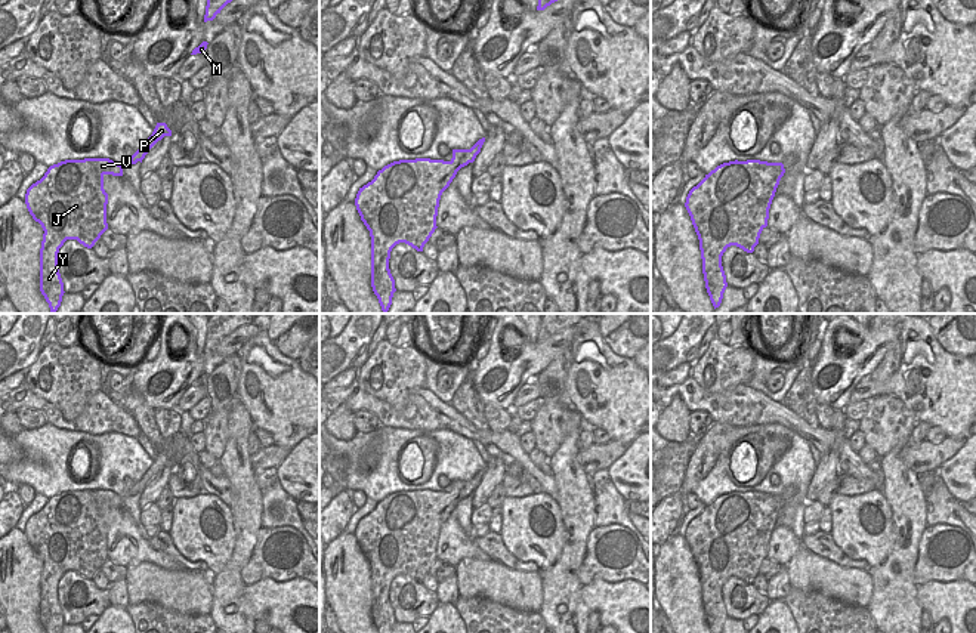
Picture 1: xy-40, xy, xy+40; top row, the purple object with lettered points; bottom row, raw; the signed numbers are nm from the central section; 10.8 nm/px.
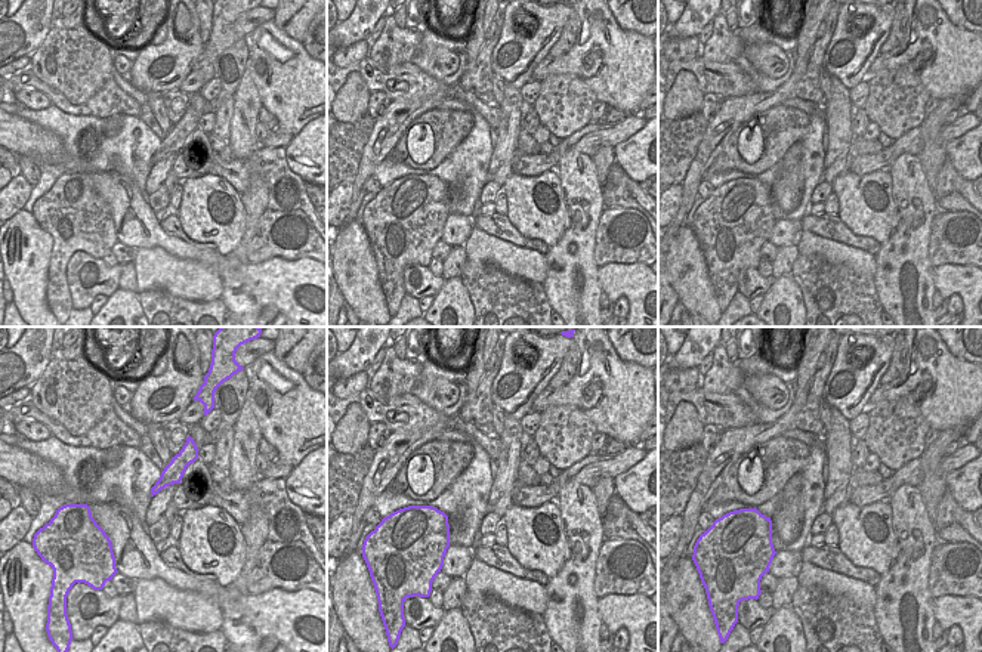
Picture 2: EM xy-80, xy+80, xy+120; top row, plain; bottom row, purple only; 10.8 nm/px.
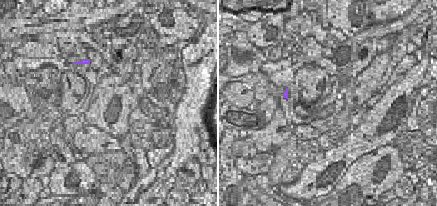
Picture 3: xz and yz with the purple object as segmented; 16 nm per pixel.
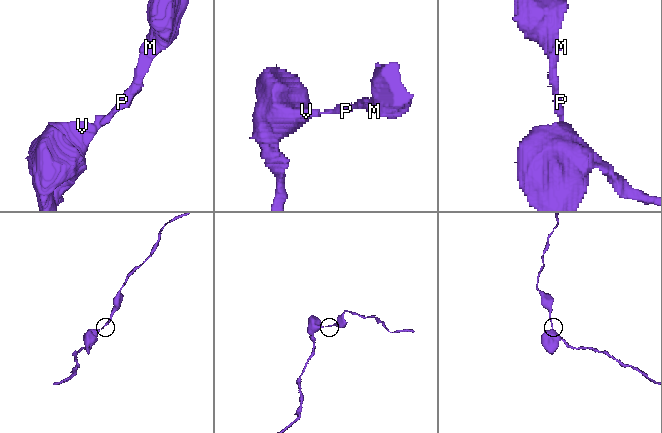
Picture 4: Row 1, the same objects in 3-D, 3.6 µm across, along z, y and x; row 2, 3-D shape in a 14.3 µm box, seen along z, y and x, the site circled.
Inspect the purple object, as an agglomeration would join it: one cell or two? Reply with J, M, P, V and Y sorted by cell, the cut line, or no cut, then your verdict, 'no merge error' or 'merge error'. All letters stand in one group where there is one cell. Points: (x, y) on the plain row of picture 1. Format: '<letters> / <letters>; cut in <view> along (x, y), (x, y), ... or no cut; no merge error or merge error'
J M P V Y; no cut; no merge error

